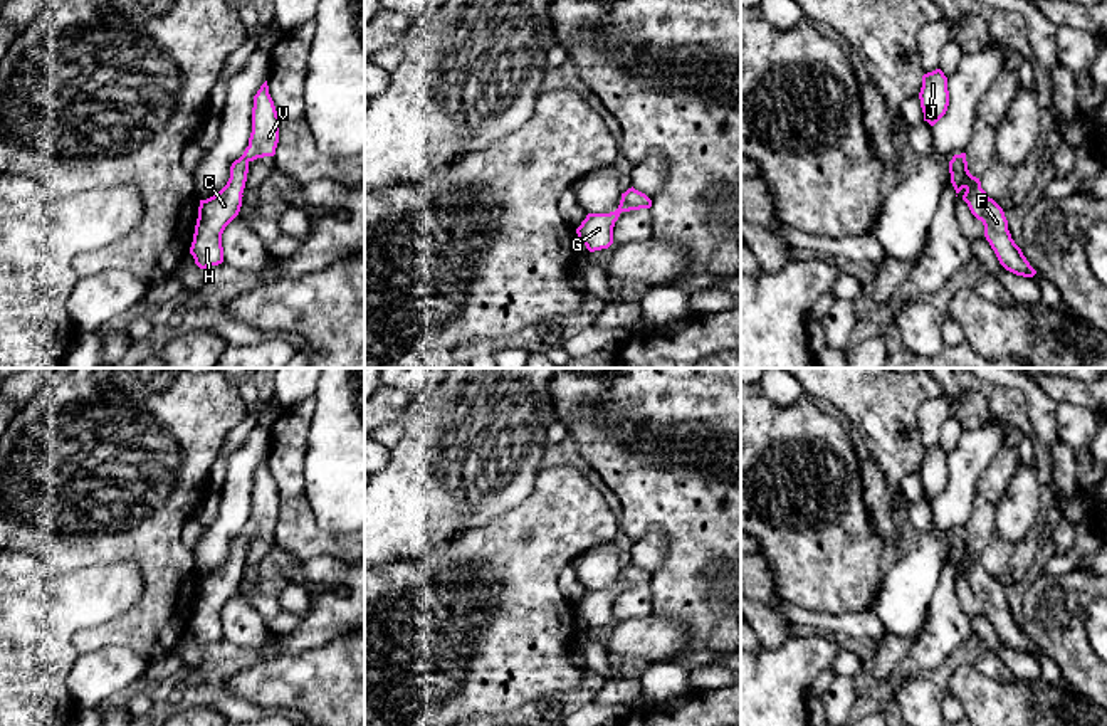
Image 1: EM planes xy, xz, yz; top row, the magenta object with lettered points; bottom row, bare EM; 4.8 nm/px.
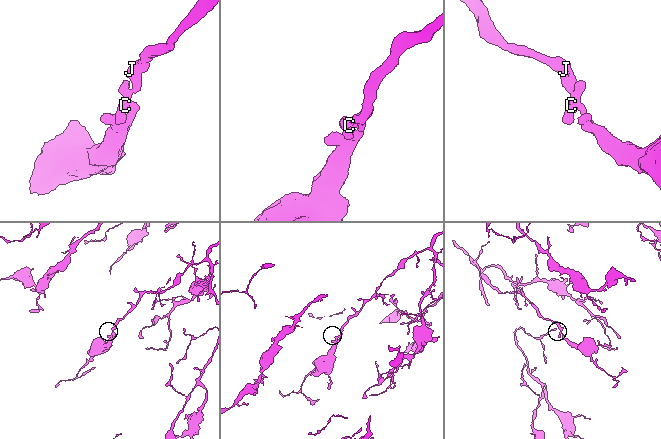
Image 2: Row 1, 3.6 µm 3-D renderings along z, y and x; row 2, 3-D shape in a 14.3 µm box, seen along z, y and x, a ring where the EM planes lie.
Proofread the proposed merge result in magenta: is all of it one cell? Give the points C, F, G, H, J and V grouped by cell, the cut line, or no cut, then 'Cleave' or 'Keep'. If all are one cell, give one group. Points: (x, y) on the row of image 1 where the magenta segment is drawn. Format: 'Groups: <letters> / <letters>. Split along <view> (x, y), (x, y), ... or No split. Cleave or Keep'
Groups: C F G H J V. No split. Keep

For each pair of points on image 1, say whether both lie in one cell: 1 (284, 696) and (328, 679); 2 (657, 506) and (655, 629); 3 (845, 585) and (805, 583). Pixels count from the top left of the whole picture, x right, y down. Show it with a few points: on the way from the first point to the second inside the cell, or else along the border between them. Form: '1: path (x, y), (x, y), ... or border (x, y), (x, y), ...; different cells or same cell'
1: path (294, 686), (298, 683), (318, 683); same cell
2: border (652, 612), (674, 617), (684, 627), (687, 639); different cells
3: path (835, 583), (815, 583); same cell

